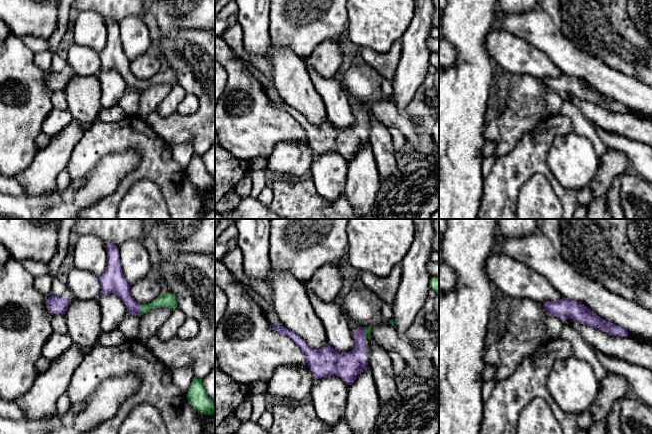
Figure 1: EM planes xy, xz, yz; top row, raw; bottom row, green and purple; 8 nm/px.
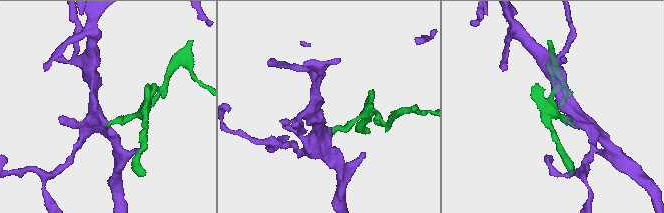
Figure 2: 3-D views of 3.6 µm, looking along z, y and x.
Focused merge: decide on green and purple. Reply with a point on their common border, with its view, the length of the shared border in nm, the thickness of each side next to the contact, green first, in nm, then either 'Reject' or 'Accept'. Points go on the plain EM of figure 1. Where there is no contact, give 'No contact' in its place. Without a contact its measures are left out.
Touches green at xy (140, 86). Shared border 100 nm. Thickness 110 nm (green) against 140 nm. Accept

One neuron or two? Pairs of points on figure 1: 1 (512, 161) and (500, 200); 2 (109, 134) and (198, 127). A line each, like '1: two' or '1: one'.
1: one
2: two

